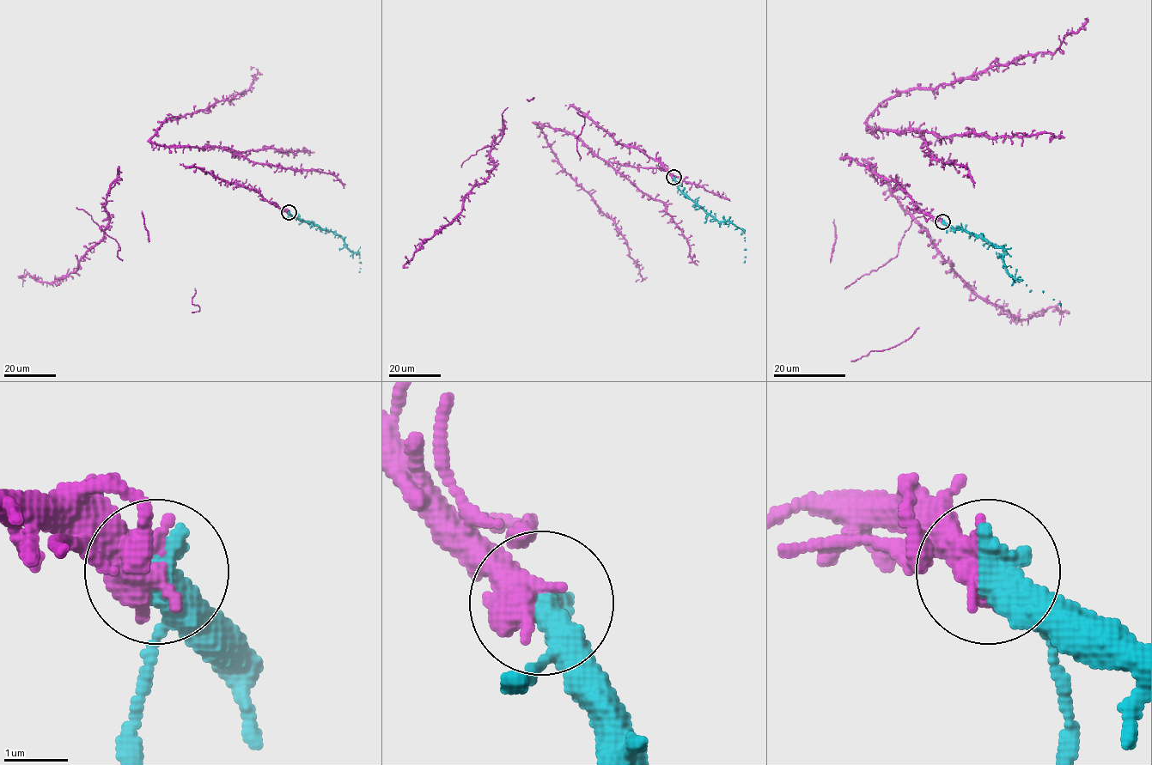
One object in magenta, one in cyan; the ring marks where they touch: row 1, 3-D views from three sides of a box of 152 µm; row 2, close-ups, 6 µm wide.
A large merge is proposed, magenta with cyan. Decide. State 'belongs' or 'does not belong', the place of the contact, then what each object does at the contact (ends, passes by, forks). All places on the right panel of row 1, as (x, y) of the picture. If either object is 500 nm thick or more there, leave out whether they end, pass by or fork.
belongs; place (942, 221)

